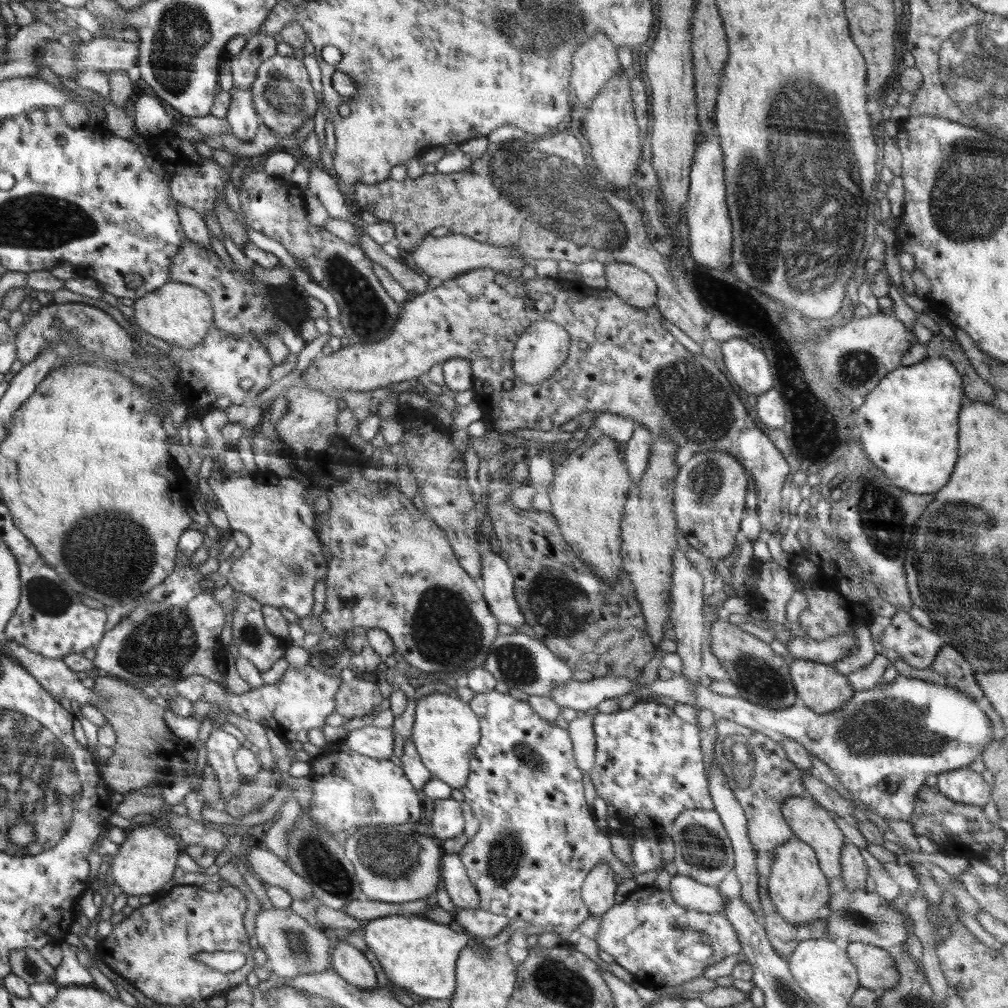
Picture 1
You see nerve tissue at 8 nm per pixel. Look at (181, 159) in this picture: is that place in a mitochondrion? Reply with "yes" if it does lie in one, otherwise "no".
no

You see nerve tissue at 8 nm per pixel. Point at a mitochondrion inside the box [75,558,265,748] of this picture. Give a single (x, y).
(160, 647)

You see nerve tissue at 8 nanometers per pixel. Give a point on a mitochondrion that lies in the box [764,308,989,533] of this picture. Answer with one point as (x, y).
(853, 369)

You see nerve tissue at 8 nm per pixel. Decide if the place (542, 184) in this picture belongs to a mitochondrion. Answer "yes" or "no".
yes

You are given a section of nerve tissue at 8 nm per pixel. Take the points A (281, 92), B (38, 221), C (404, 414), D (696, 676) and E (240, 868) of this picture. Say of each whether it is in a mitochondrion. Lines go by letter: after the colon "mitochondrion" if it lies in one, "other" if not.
A: mitochondrion
B: mitochondrion
C: other
D: other
E: other

